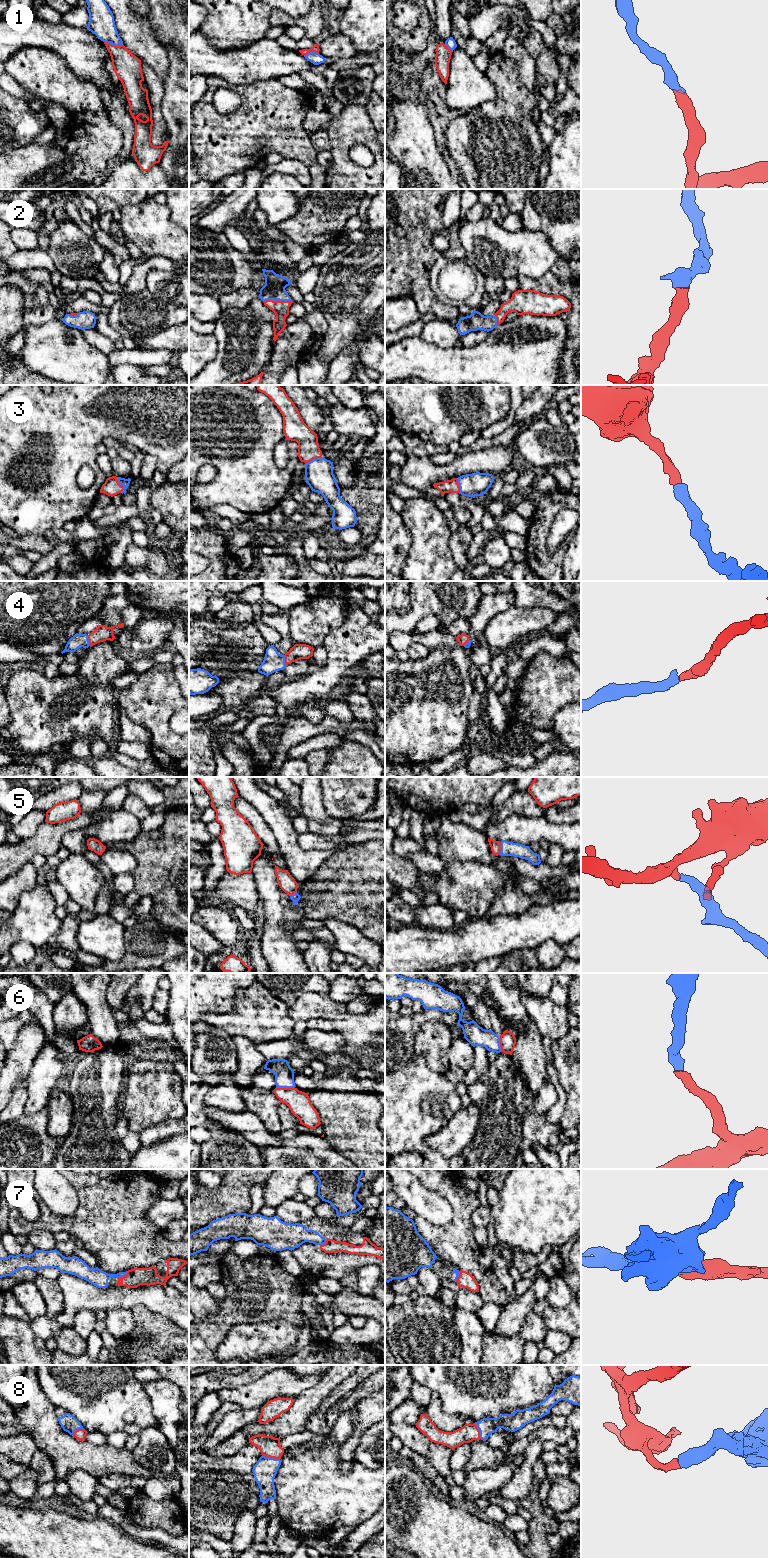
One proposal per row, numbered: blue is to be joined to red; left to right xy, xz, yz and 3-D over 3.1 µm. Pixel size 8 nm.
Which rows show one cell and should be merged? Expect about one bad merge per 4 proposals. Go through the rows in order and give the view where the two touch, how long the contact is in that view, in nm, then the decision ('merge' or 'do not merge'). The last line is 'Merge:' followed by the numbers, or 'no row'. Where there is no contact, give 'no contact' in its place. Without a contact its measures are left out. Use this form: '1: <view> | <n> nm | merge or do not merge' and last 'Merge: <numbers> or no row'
1: xy | 160 nm | merge
2: xz | 240 nm | merge
3: xy | 140 nm | merge
4: xy | 90 nm | merge
5: yz | 110 nm | merge
6: xz | 150 nm | merge
7: xy | 100 nm | merge
8: xz | 150 nm | merge
Merge: 1, 2, 3, 4, 5, 6, 7, 8

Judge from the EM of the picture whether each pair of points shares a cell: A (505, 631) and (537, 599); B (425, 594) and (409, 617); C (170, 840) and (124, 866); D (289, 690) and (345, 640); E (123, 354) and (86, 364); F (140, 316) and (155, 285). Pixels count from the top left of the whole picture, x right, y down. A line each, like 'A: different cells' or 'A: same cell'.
A: different cells
B: same cell
C: different cells
D: same cell
E: different cells
F: different cells

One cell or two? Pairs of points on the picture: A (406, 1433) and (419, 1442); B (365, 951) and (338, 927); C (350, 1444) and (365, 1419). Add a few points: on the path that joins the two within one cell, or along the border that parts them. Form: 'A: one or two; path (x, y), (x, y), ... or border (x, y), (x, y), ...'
A: one; path (409, 1436), (416, 1440)
B: one; path (358, 945), (345, 934)
C: one; path (355, 1438), (360, 1425)

